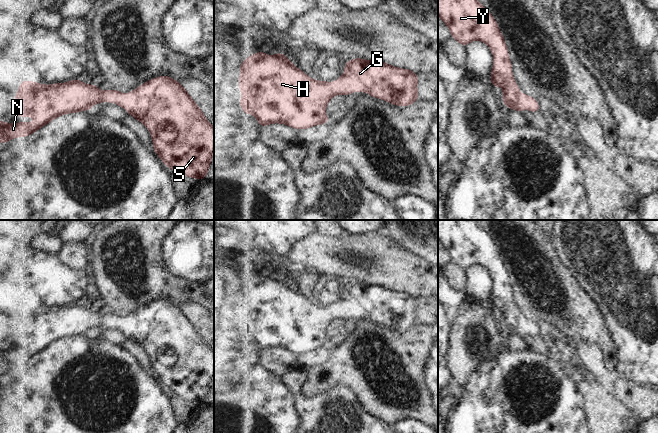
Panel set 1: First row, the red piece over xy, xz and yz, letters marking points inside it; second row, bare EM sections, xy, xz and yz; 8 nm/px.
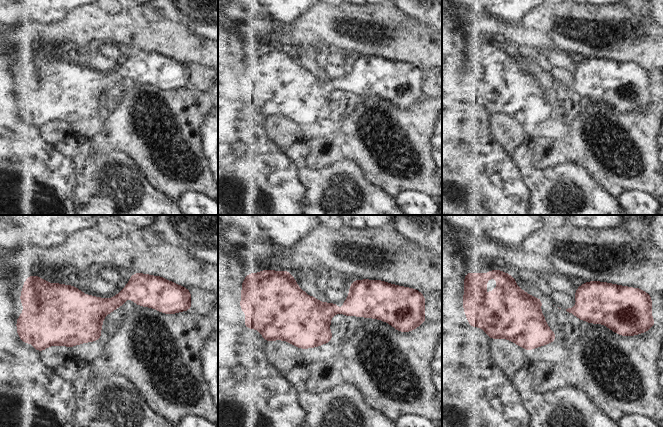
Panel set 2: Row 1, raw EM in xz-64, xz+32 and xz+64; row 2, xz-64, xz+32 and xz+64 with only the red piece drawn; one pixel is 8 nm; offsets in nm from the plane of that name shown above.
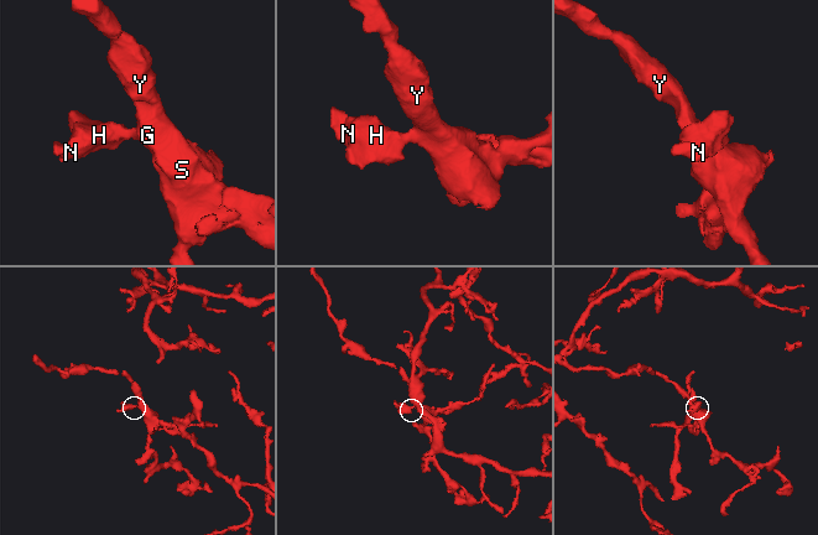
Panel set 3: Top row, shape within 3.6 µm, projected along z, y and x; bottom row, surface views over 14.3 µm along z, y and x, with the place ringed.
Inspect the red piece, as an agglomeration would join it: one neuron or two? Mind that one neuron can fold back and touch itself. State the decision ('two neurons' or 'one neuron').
one neuron

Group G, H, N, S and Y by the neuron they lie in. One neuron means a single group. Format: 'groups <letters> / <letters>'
groups G H N S Y

